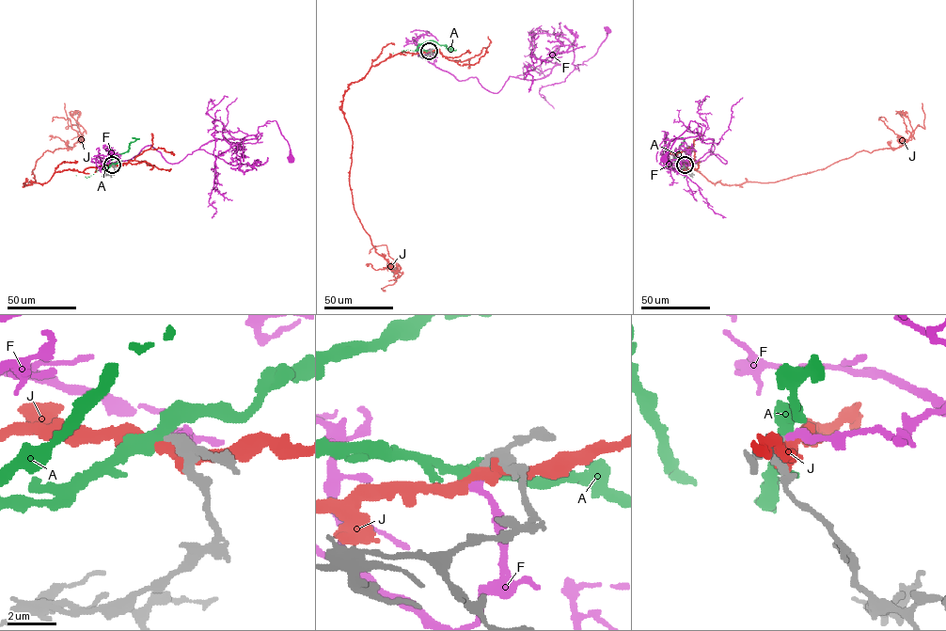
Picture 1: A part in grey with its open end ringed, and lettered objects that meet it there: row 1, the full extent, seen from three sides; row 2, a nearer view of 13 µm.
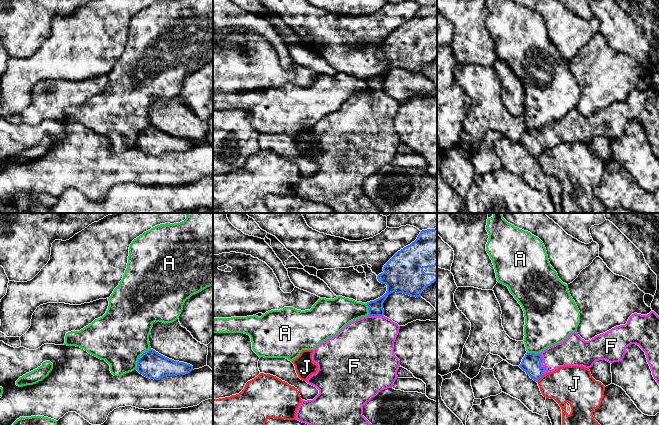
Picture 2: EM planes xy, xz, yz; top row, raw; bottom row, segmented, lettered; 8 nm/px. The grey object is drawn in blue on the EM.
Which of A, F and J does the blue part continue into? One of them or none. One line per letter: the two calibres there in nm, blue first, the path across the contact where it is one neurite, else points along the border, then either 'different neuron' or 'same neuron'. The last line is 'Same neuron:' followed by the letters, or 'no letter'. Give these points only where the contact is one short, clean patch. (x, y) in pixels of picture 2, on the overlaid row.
A: 220 nm thick on the blue side, 440 nm on the other; border along xy (150, 347), (139, 357), (135, 369); different neuron
F: 160 nm thick on the blue side, 200 nm on the other; runs through yz (531, 363), (540, 364), (555, 356), (568, 353); same neuron
J: 160 nm thick on the blue side, 280 nm on the other; different neuron
Same neuron: F

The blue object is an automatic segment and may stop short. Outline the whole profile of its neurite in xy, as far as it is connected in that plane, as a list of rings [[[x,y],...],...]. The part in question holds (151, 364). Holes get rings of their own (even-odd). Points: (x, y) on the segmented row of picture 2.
[[[150,348],[139,357],[136,370],[147,378],[160,380],[166,376],[188,374],[193,366],[169,359]]]

